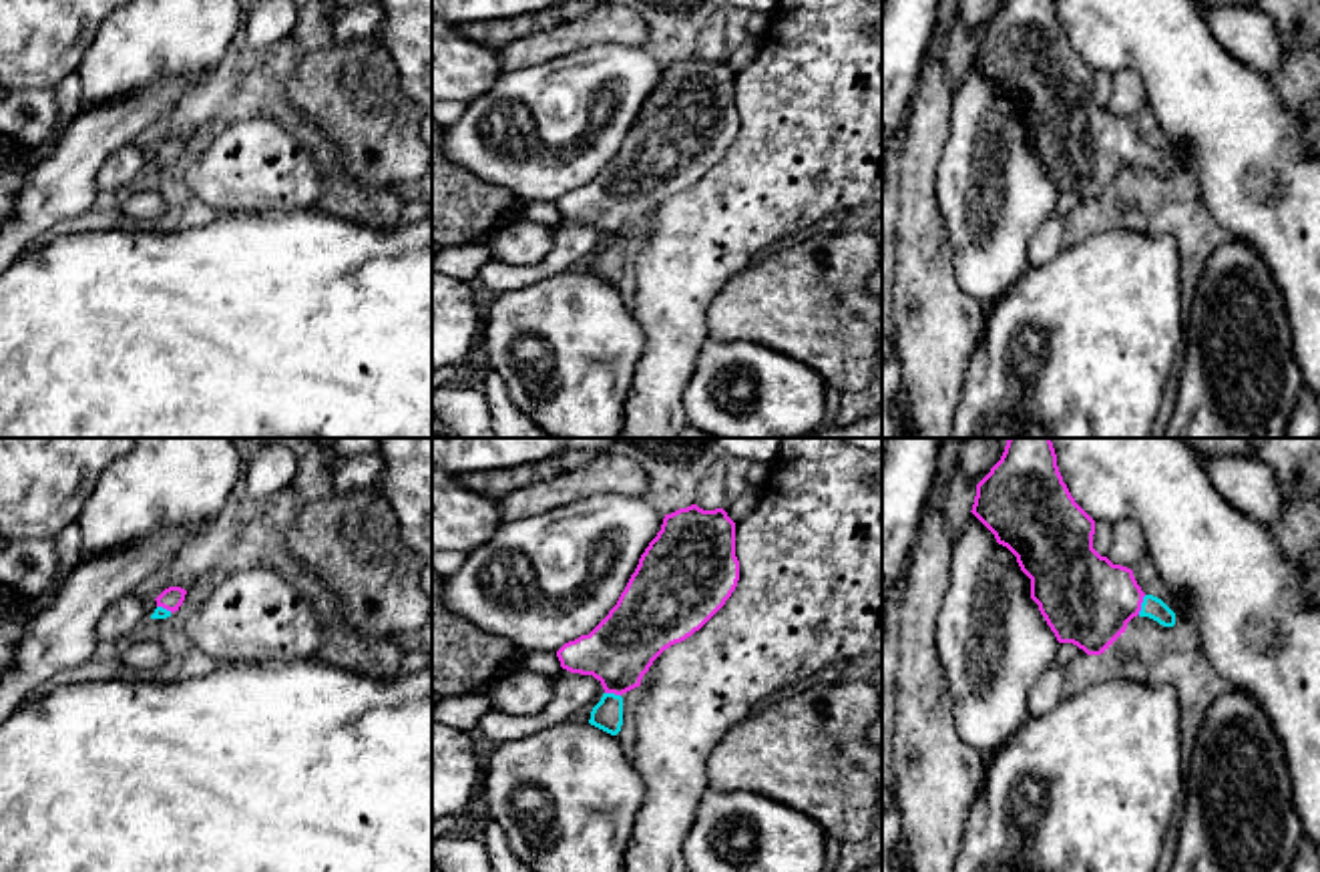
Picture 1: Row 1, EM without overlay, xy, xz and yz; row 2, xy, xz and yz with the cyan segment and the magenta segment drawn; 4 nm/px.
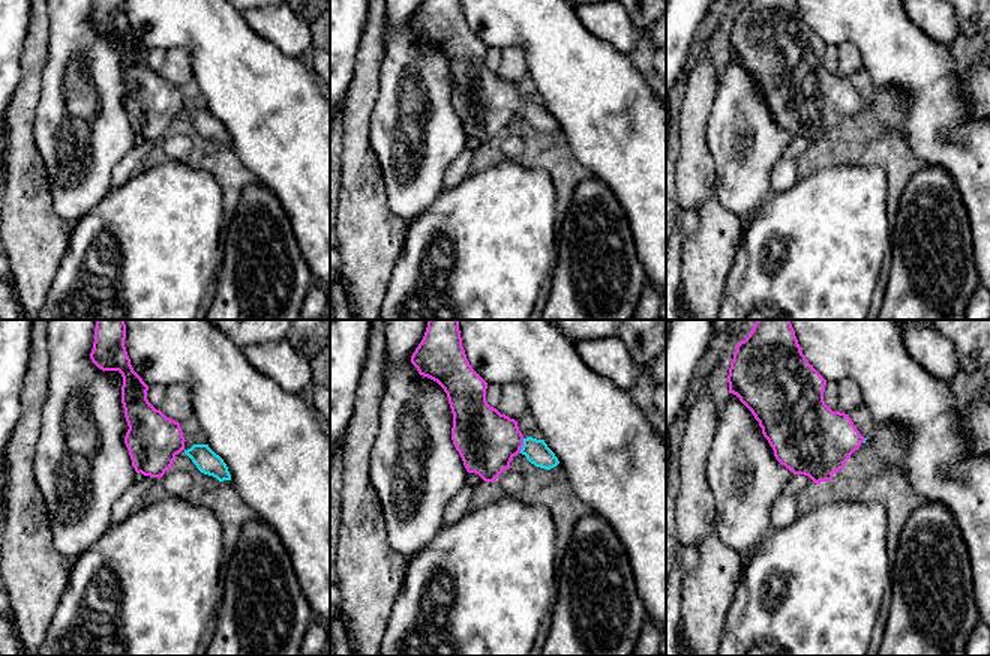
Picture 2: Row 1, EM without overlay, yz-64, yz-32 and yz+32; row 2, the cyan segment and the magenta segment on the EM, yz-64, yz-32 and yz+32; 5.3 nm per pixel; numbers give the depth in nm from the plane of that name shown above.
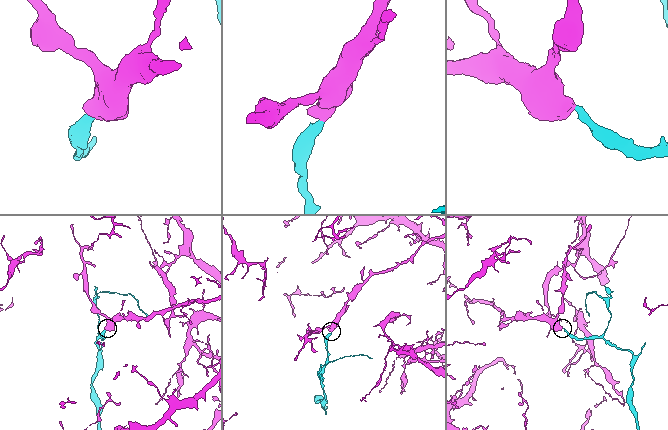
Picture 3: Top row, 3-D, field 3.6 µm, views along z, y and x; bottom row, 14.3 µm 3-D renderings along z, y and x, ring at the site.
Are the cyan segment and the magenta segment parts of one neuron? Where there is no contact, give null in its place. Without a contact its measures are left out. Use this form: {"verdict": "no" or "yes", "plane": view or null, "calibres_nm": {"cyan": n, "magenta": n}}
{"verdict": "yes", "plane": "yz", "calibres_nm": {"cyan": 90, "magenta": 360}}

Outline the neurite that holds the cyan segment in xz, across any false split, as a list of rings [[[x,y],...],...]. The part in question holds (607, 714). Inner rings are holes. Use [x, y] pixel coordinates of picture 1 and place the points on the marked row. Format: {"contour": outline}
{"contour": [[[691,504],[665,514],[617,605],[589,635],[557,651],[563,669],[593,675],[605,689],[589,723],[617,735],[621,695],[641,685],[665,649],[699,631],[737,581],[735,522],[723,508]]]}

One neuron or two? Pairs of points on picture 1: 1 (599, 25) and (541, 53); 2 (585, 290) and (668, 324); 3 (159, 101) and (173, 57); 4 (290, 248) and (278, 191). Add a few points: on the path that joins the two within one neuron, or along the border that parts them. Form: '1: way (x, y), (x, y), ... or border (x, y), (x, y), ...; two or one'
1: way (585, 31), (555, 41); one
2: border (629, 310), (643, 332), (641, 356); two
3: border (211, 69), (199, 75), (155, 77), (123, 97); two
4: border (314, 205), (236, 213); two

